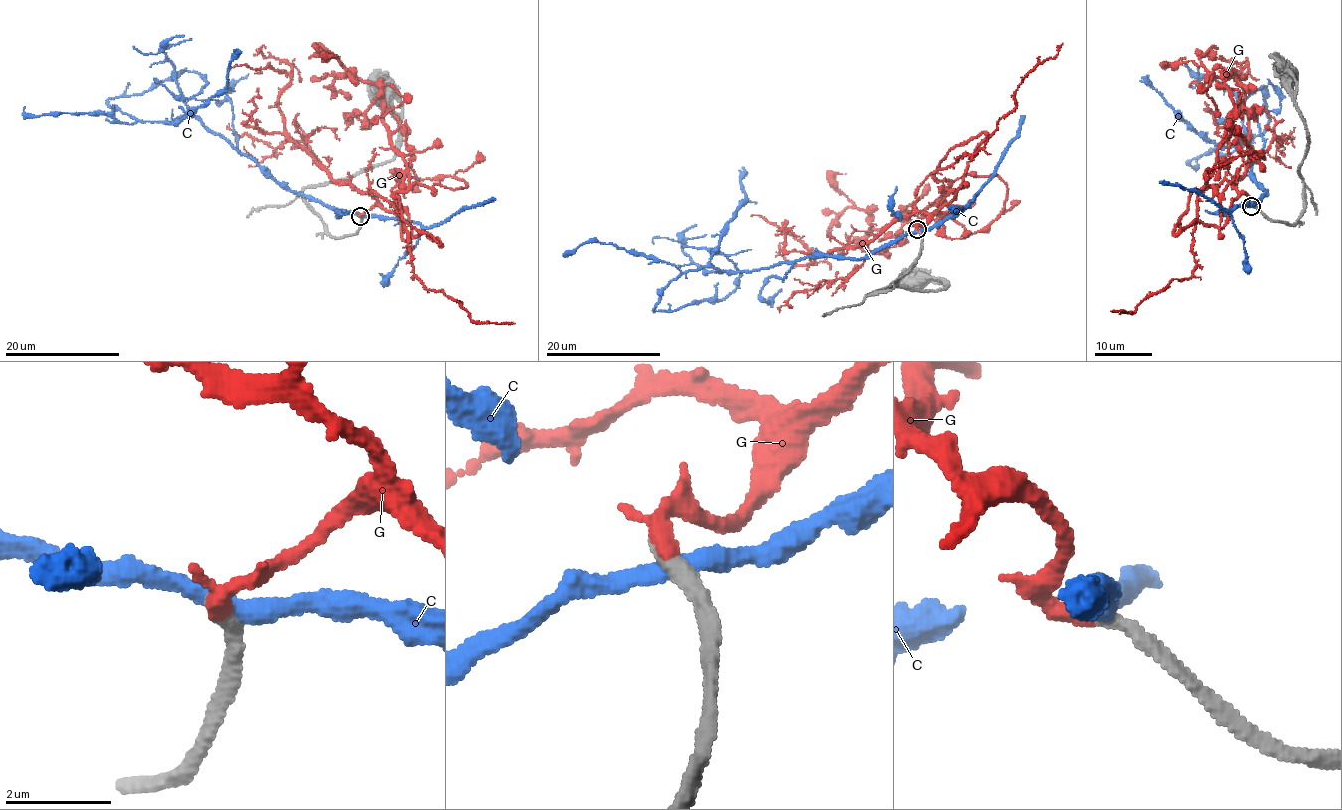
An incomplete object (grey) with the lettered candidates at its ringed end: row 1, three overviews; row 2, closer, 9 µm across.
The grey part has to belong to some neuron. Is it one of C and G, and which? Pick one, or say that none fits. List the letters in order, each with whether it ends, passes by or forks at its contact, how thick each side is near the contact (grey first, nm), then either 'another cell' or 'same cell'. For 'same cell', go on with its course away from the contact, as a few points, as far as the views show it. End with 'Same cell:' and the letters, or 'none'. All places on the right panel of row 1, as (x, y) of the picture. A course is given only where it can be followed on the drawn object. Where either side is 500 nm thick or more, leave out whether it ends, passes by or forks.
C: it passes by; 360 nm thick on the grey side, 360 nm on the other; another cell
G: it passes by; 300 nm thick on the grey side, 240 nm on the other; same cell; it runs (1250, 205), (1241, 193), (1222, 228), (1193, 221), (1172, 230), (1212, 172), (1234, 100), (1222, 68), (1166, 64)
Same cell: G

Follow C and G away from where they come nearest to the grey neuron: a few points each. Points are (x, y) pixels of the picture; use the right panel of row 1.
C: (1254, 207), (1266, 191), (1255, 182), (1247, 134), (1236, 145), (1266, 128), (1266, 86), (1222, 121), (1205, 108)
G: (1250, 205), (1241, 193), (1222, 228), (1193, 221), (1172, 230), (1212, 172), (1234, 100), (1222, 68), (1166, 64)

